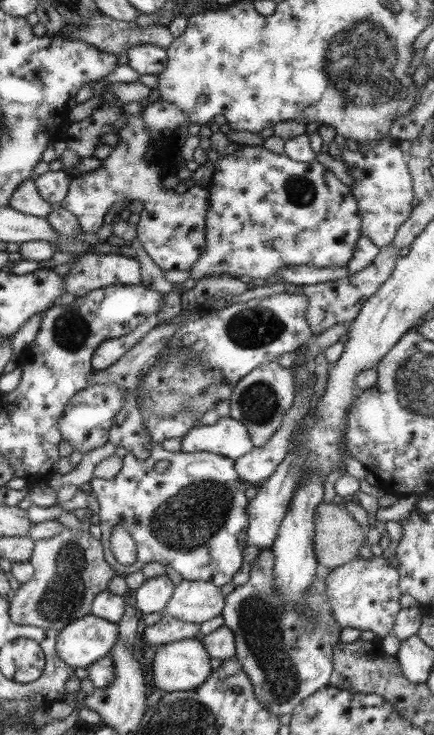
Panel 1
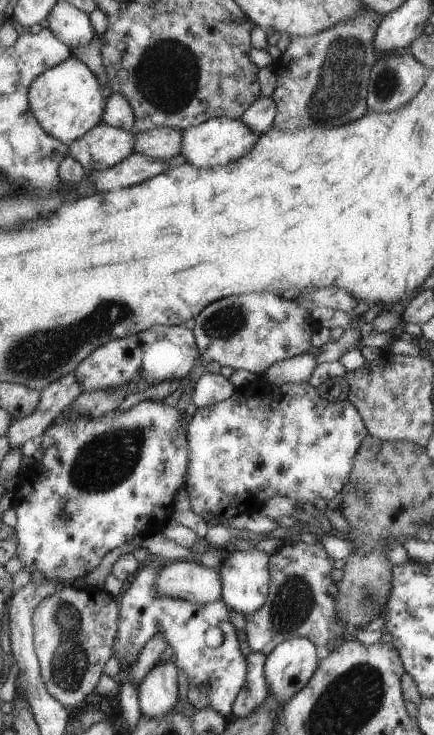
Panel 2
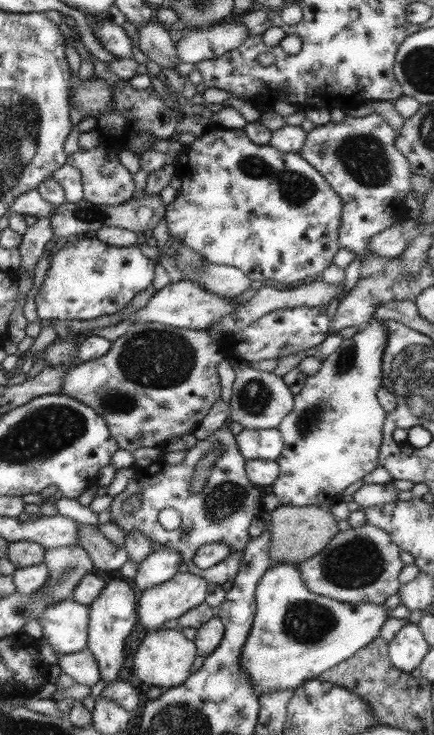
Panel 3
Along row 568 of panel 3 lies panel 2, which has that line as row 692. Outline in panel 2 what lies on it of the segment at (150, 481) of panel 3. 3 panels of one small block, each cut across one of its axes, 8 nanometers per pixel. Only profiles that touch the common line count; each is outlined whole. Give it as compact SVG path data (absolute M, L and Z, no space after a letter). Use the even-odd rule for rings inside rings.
M161 562L142 563L131 584L116 598L117 631L111 644L111 656L115 656L115 660L123 668L128 668L137 660L141 648L149 643L151 638L161 636L161 640L165 640L167 647L175 654L173 664L177 672L181 671L186 675L185 698L189 704L195 710L203 710L209 706L217 716L228 719L231 716L233 700L241 690L247 672L246 657L240 652L237 630L229 622L231 610L221 599L213 603L195 603L159 594L155 590L155 580L161 568ZM211 627L219 628L223 635L223 642L217 648L207 648L204 642L205 631ZM203 684L209 688L207 694L199 694L199 686Z

